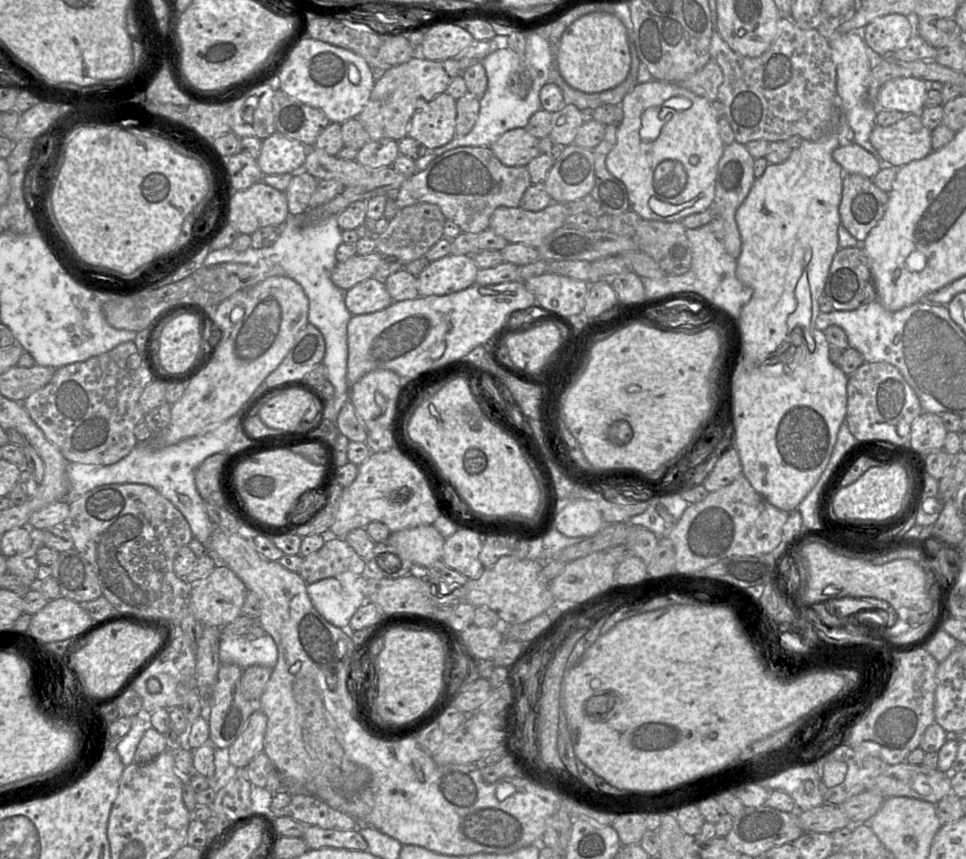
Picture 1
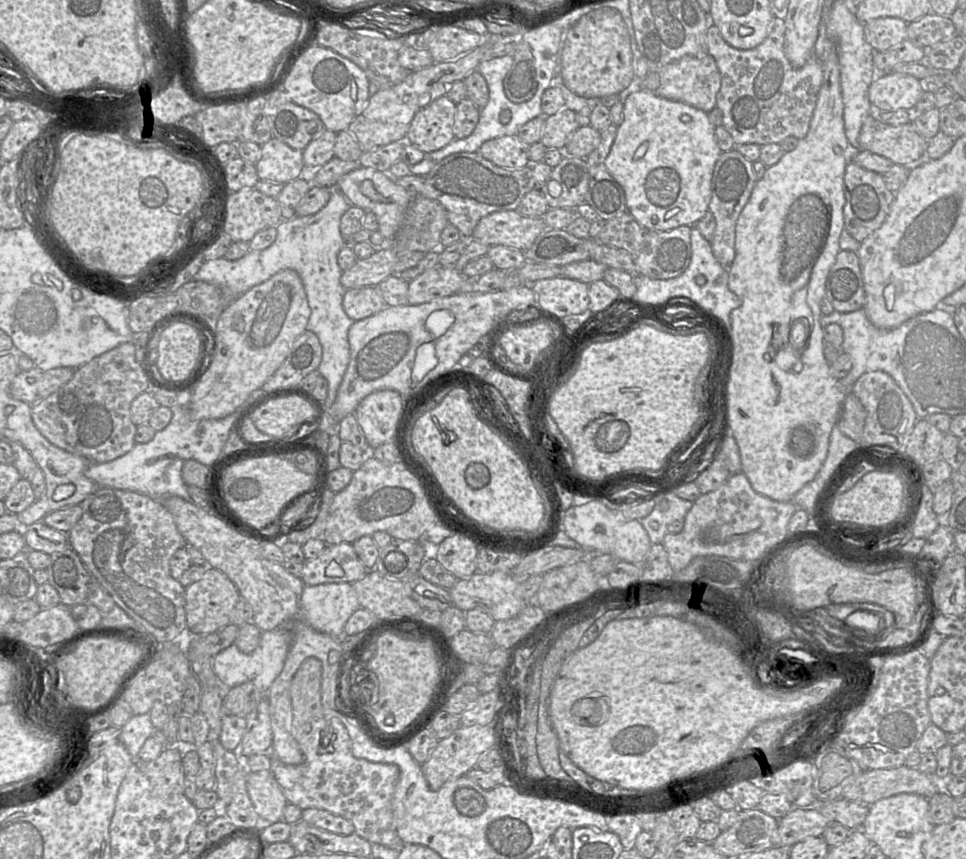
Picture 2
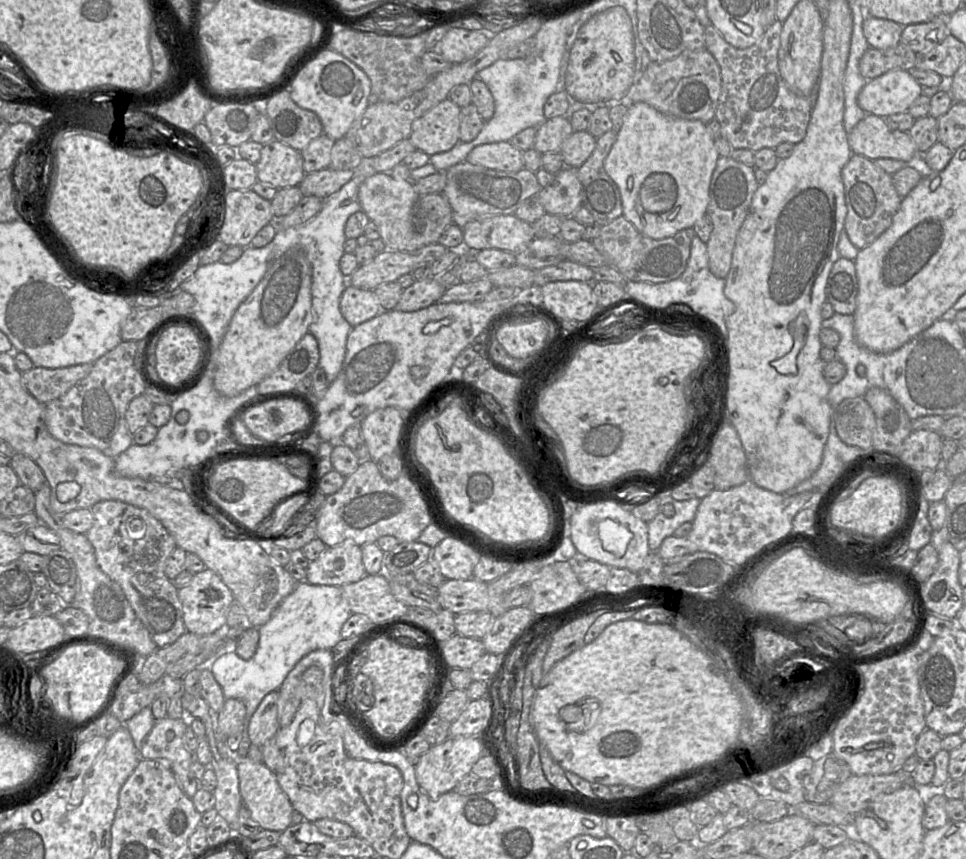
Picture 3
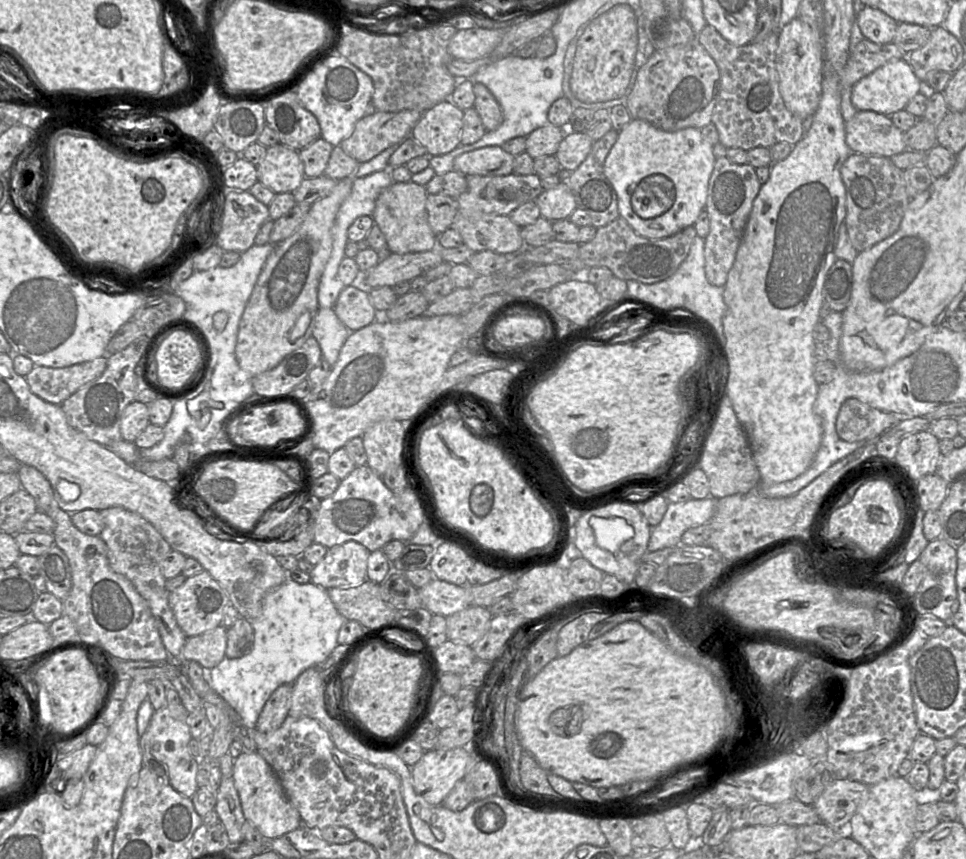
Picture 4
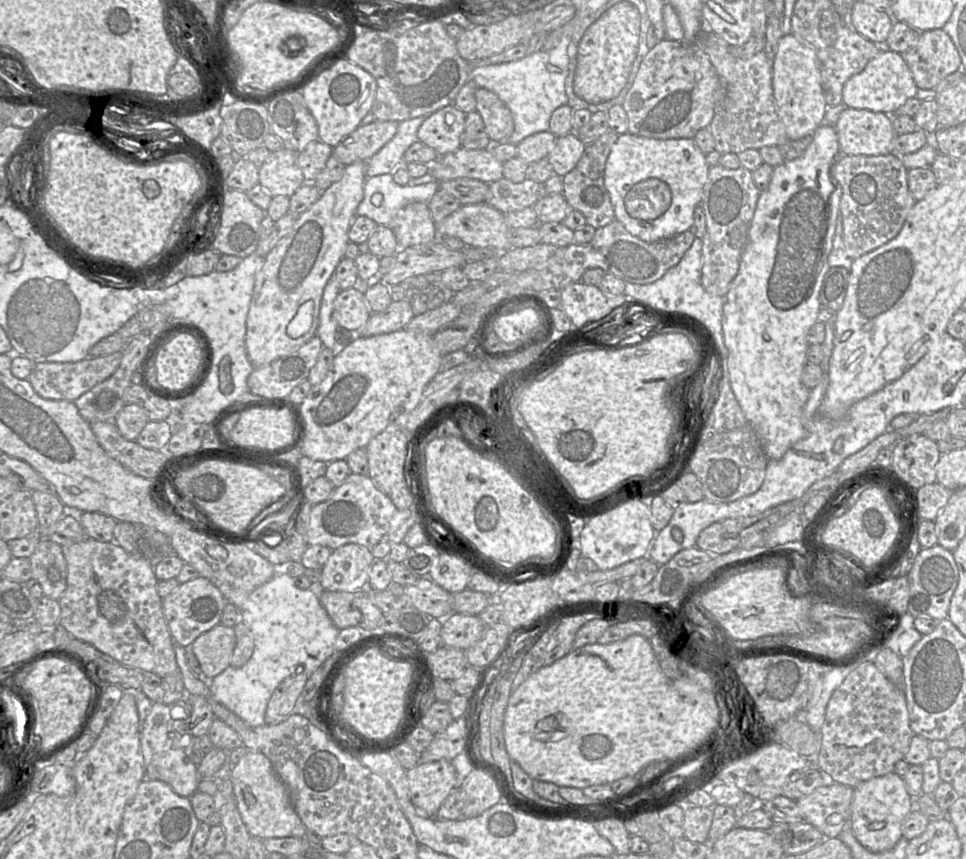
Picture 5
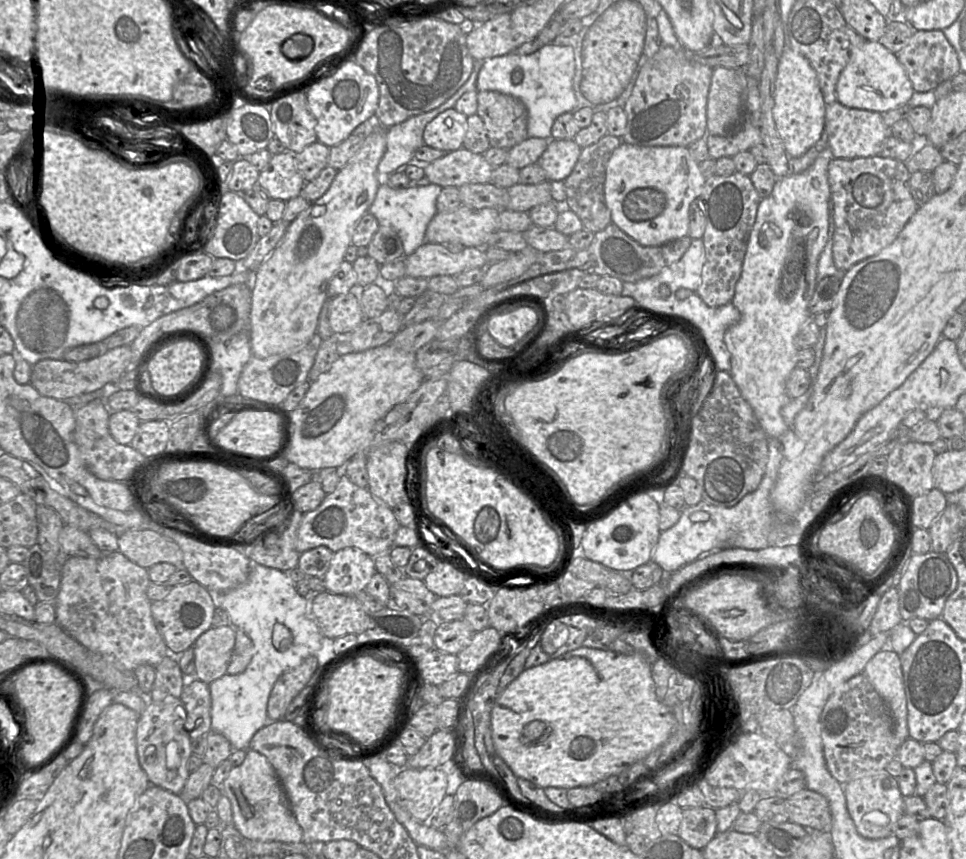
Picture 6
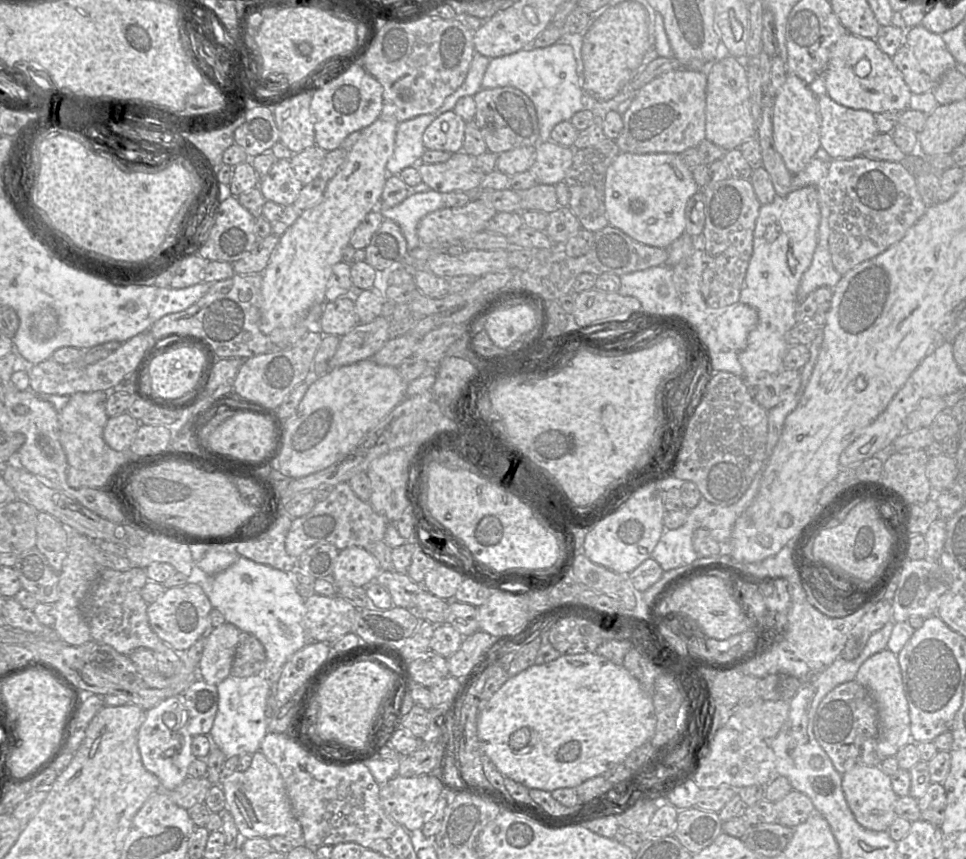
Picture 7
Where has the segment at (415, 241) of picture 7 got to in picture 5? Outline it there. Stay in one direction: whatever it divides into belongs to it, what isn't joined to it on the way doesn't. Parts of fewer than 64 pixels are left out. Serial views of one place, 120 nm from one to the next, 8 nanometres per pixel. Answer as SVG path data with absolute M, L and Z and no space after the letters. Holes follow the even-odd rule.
M392 173L366 177L363 199L357 207L356 215L367 216L377 224L390 226L402 207L414 201L428 203L438 189L439 181L436 180L420 185L399 185L394 181ZM374 193L383 195L379 206L371 203Z

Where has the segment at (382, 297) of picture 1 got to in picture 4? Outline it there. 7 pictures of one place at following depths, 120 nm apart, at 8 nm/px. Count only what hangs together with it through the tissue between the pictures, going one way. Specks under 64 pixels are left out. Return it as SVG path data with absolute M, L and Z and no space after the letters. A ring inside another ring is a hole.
M360 283L344 287L336 301L335 314L350 332L362 329L380 317L370 302L368 289Z

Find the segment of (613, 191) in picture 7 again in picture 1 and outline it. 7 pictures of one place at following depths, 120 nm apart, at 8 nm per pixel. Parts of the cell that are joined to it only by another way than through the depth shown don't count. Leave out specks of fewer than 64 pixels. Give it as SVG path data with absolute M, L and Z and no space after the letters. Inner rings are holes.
M652 79L646 83L638 83L624 96L621 103L623 105L624 118L617 126L616 143L606 156L606 167L612 175L625 184L630 209L648 220L672 222L680 221L688 215L699 213L709 208L714 201L717 166L725 146L719 135L718 118L712 107L712 102L681 87L678 83ZM693 155L697 155L700 159L699 162L694 165L690 162L690 157Z

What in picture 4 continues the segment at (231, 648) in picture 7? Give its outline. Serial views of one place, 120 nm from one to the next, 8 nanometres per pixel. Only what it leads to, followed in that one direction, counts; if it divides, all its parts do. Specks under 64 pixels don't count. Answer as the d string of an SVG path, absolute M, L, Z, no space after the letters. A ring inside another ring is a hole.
M220 625L200 635L188 637L182 649L182 661L196 661L212 669L226 657L227 628Z

